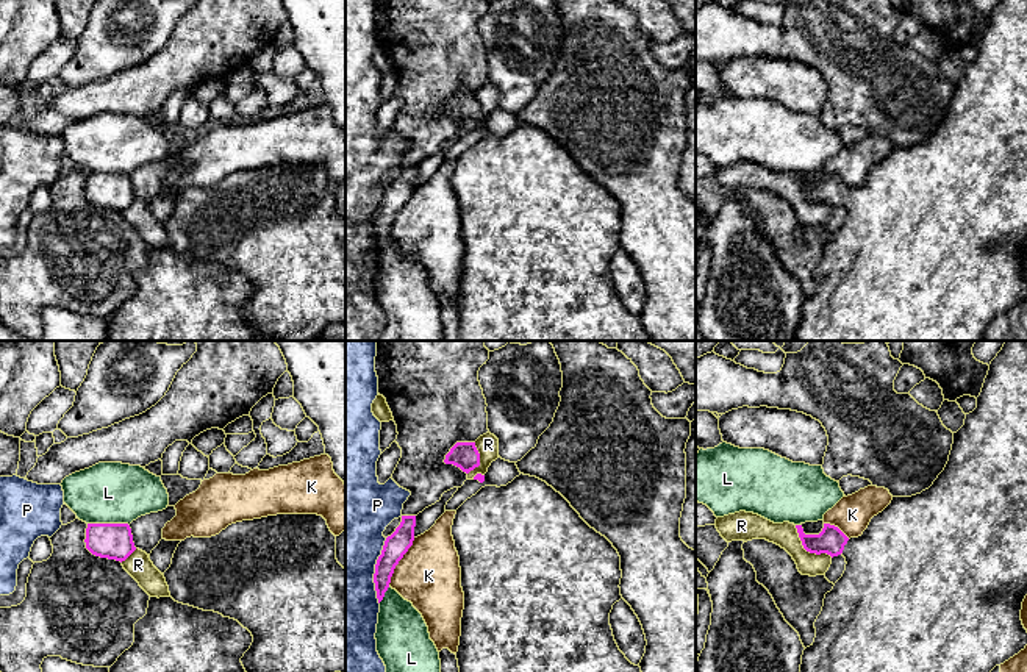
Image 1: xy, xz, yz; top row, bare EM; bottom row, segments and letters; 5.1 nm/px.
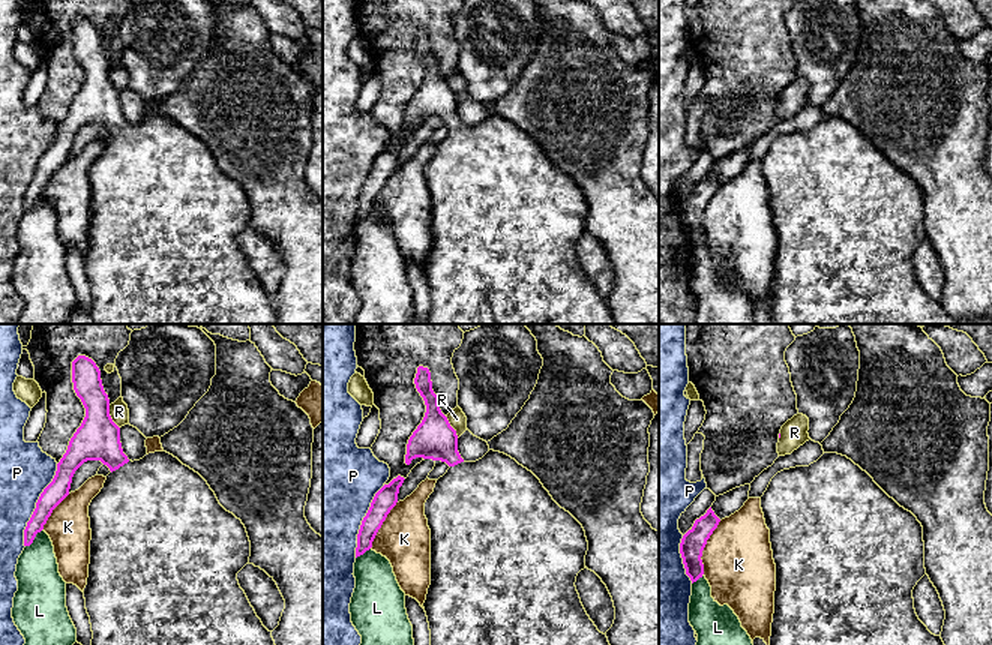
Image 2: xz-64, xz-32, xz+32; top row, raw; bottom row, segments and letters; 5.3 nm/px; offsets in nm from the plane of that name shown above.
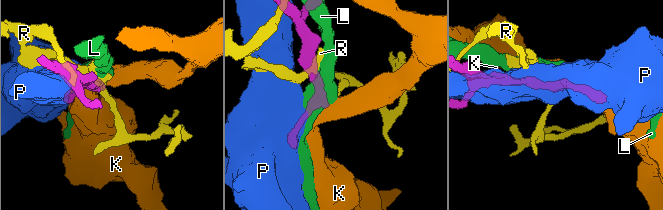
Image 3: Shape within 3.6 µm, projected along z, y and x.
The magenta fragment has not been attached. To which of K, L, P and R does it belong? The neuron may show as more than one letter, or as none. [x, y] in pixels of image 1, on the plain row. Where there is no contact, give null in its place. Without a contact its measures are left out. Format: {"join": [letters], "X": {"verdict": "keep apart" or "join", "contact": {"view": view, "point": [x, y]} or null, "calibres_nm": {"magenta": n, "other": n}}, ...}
{"join": [], "K": {"verdict": "keep apart", "contact": {"view": "xz", "point": [399, 210]}, "calibres_nm": {"magenta": 120, "other": 340}}, "L": {"verdict": "keep apart", "contact": {"view": "xy", "point": [108, 174]}, "calibres_nm": {"magenta": 190, "other": 320}}, "P": {"verdict": "keep apart", "contact": {"view": "xz", "point": [375, 221]}, "calibres_nm": {"magenta": 120, "other": 380}}, "R": {"verdict": "keep apart", "contact": {"view": "yz", "point": [807, 200]}, "calibres_nm": {"magenta": 140, "other": 130}}}

